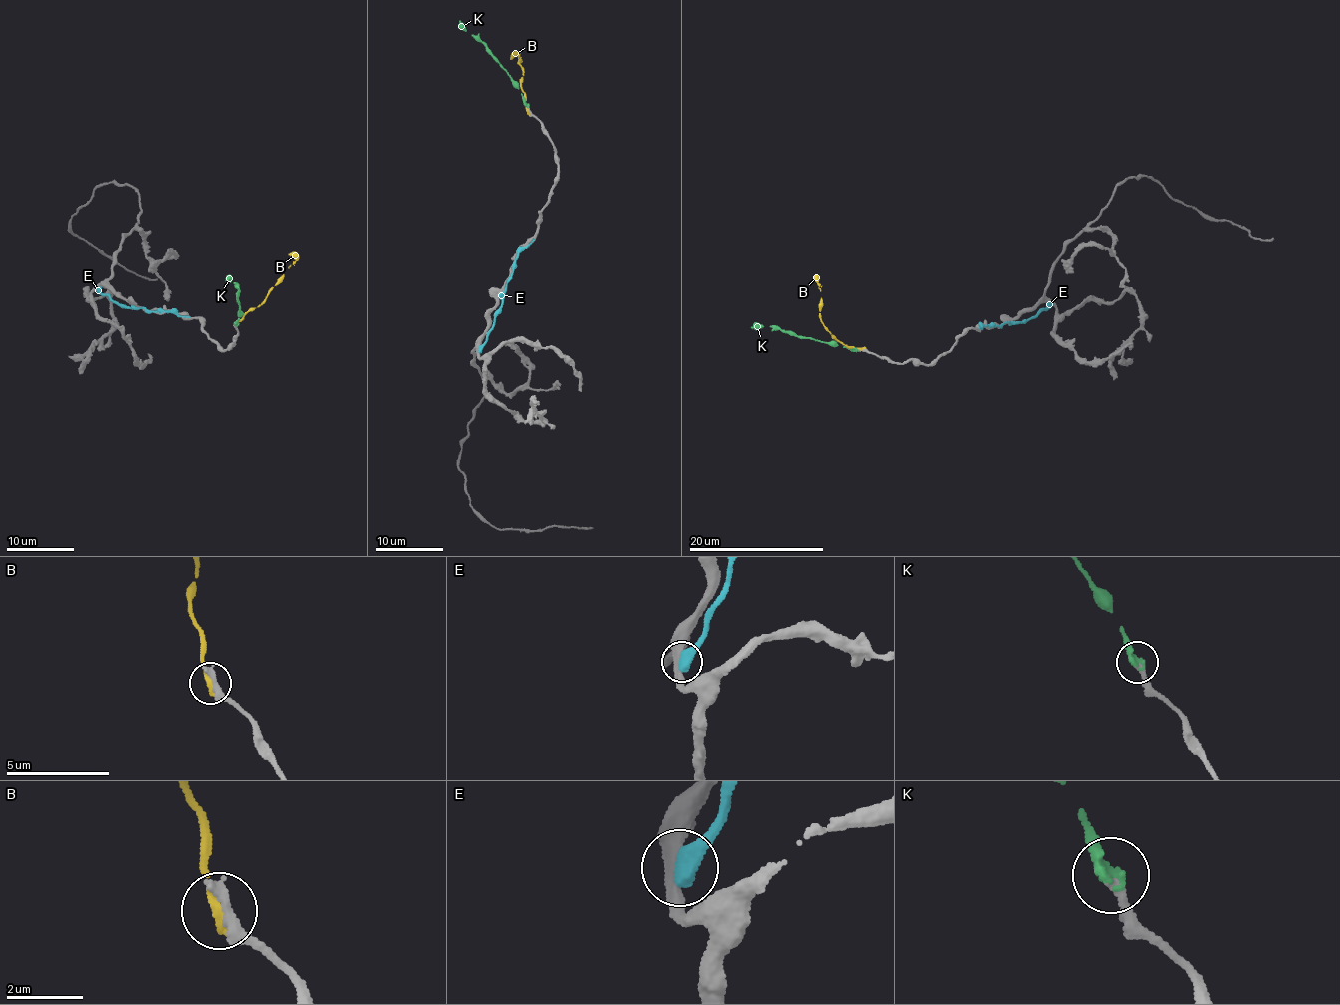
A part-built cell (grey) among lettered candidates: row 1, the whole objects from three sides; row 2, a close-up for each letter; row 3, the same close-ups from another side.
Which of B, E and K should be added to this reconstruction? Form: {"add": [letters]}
{"add": ["K"]}

